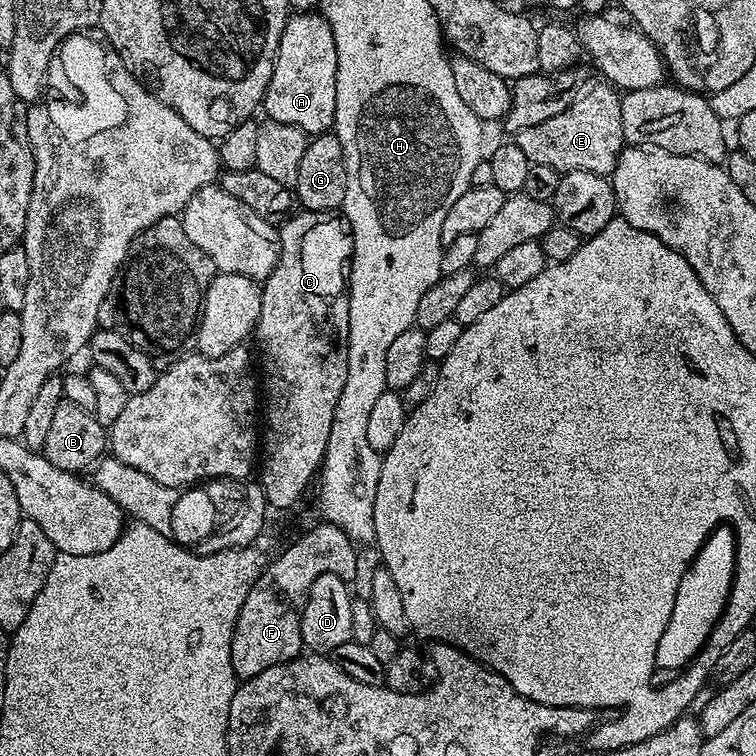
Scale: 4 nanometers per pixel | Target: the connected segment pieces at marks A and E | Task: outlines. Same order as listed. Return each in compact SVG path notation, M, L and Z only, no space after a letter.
M319 11L296 12L289 15L282 30L280 49L276 51L276 61L268 89L262 105L263 115L274 122L294 126L309 137L327 133L336 122L336 75L338 74L338 50L334 46L334 34L328 19Z
M600 82L597 88L590 88L581 91L578 98L572 101L572 105L562 110L562 114L554 114L554 118L546 118L546 122L538 126L526 126L526 130L515 133L514 142L518 150L526 154L531 164L550 166L561 174L574 170L590 170L590 174L611 177L612 171L616 169L618 158L626 147L622 130L622 106L620 105L622 96L615 87L604 82Z

